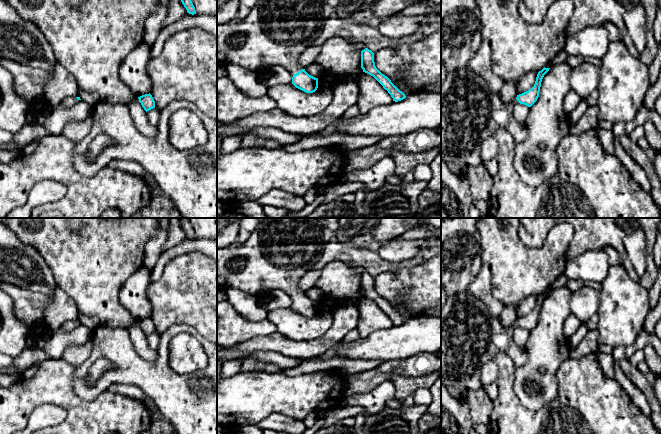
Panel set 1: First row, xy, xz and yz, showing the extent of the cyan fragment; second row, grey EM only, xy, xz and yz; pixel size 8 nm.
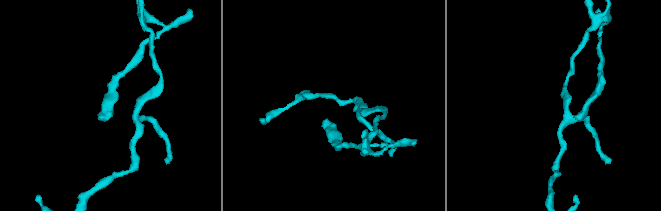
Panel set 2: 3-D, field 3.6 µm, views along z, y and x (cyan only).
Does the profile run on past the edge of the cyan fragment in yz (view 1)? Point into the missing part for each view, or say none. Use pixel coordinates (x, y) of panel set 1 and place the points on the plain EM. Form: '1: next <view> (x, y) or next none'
1: next none

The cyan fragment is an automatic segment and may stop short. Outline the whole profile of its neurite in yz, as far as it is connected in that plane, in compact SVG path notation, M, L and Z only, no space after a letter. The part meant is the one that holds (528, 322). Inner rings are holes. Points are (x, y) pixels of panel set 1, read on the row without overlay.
M543 292L538 296L534 310L528 315L517 319L516 323L520 328L524 328L528 331L531 331L538 323L541 306L544 299L549 295L550 292Z

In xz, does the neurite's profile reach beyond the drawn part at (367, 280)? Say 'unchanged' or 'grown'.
unchanged

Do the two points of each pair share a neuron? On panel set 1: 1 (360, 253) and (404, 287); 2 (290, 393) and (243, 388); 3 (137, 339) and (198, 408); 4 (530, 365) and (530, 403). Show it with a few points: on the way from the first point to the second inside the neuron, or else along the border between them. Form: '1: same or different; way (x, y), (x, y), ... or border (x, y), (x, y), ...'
1: different; border (407, 267), (383, 271), (374, 277)
2: same; way (278, 393), (255, 393)
3: different; border (134, 348), (146, 359), (154, 360), (157, 357)
4: same; way (525, 374), (520, 380), (520, 392), (522, 394)

